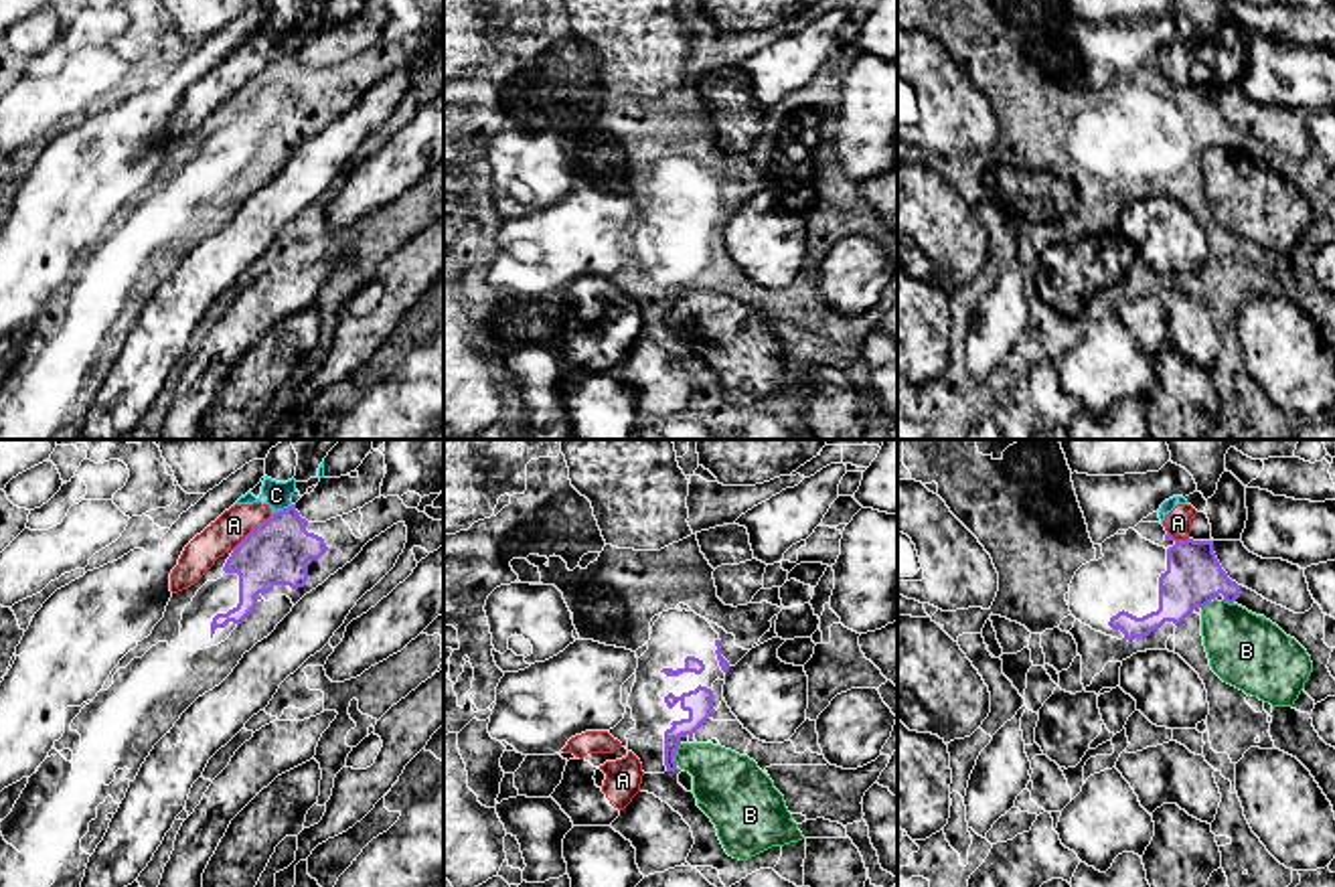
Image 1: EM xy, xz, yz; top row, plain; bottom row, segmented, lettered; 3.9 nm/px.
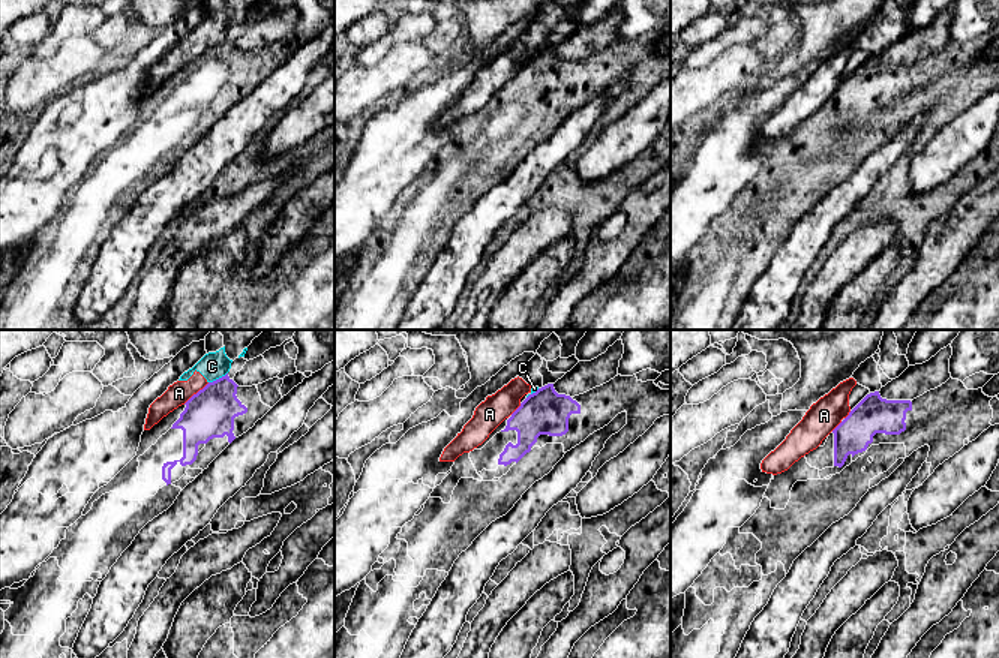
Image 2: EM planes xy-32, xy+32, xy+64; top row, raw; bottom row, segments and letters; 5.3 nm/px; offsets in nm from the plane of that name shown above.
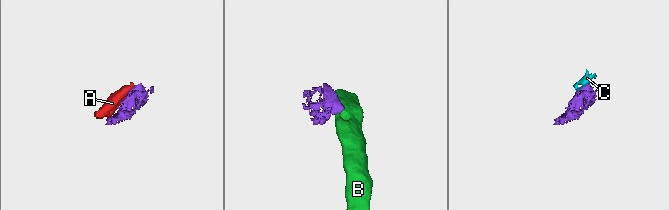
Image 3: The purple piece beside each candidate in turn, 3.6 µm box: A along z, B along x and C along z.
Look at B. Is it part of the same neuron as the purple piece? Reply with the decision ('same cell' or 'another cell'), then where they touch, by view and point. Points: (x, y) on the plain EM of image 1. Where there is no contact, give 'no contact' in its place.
another cell; meets purple in xz at (675, 300)

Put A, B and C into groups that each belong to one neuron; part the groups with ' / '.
A C / B

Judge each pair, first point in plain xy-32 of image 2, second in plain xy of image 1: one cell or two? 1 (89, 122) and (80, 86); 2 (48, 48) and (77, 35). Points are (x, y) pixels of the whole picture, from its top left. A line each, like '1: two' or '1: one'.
1: two
2: one

